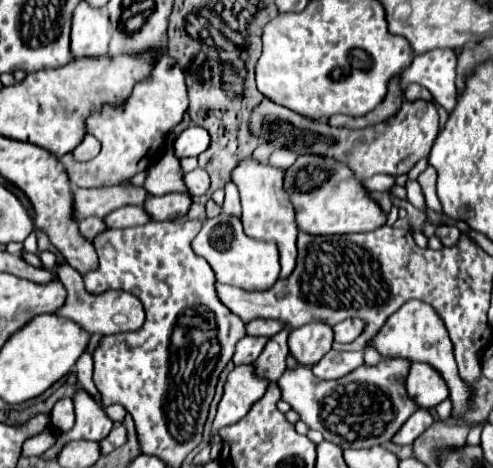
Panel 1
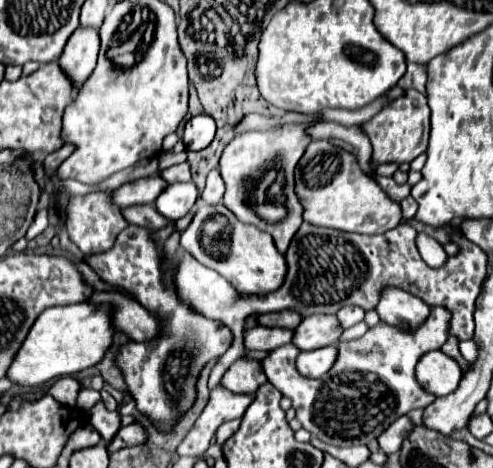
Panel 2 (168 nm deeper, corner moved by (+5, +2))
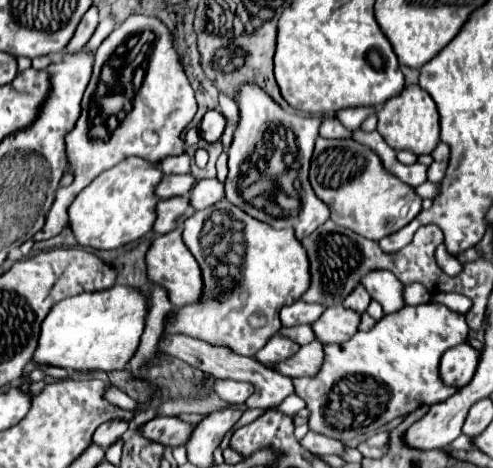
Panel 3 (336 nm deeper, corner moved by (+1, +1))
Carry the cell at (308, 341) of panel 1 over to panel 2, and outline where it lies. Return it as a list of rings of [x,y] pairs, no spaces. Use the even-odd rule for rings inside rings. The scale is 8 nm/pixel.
[[[312,314],[302,320],[294,330],[294,344],[300,350],[316,350],[336,344],[344,328],[340,326],[336,314]]]

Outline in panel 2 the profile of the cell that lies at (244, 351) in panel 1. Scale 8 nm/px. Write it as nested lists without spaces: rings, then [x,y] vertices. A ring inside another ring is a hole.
[[[432,306],[426,322],[414,330],[402,330],[378,322],[362,338],[338,342],[338,358],[320,380],[308,380],[298,374],[295,361],[300,351],[290,343],[294,330],[256,326],[254,330],[244,332],[244,346],[248,350],[272,350],[270,356],[262,360],[262,370],[268,382],[292,400],[292,408],[296,410],[296,418],[304,430],[332,446],[368,444],[396,418],[414,408],[426,408],[436,400],[434,394],[426,392],[418,384],[416,364],[420,356],[438,350],[448,340],[450,318],[452,316],[446,308]]]

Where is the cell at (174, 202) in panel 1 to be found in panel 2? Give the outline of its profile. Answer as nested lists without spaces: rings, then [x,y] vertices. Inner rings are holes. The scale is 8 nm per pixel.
[[[176,182],[170,184],[158,198],[156,208],[160,214],[166,214],[170,220],[178,220],[190,212],[190,208],[198,200],[198,188],[194,182]]]

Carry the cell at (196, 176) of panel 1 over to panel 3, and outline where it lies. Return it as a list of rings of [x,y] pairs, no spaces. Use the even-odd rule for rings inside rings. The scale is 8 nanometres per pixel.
[[[186,153],[176,157],[166,157],[160,161],[160,169],[164,175],[184,175],[190,173],[190,157]]]

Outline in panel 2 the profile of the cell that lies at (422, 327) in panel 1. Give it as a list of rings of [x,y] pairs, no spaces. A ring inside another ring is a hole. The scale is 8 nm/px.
[[[386,286],[380,294],[380,302],[378,302],[378,314],[380,320],[386,324],[394,324],[394,326],[420,326],[426,320],[426,314],[430,312],[430,306],[426,302],[422,302],[418,296],[402,290],[402,288],[394,288],[394,286]]]

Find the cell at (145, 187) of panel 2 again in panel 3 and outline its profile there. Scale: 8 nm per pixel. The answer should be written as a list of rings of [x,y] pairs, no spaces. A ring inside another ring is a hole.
[[[164,175],[156,187],[156,195],[160,199],[188,195],[188,191],[192,189],[192,183],[194,183],[192,175]]]

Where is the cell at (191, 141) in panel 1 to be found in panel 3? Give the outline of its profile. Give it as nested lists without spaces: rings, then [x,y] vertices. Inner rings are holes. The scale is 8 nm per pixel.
[[[208,111],[202,121],[200,121],[200,137],[208,143],[214,143],[220,139],[220,135],[224,133],[224,127],[226,127],[226,119],[222,113],[218,111]]]

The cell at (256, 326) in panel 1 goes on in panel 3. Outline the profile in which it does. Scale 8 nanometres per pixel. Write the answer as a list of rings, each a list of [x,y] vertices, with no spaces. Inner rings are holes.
[[[296,301],[288,307],[282,307],[280,311],[280,321],[284,327],[294,327],[294,325],[312,325],[320,315],[324,313],[322,305],[316,303],[304,303]]]

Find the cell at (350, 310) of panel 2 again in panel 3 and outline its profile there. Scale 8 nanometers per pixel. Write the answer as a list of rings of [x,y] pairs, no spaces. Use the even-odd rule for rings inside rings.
[[[356,287],[346,299],[344,299],[344,307],[346,309],[352,309],[352,311],[358,311],[358,313],[364,313],[366,307],[370,303],[370,295],[364,287]]]

